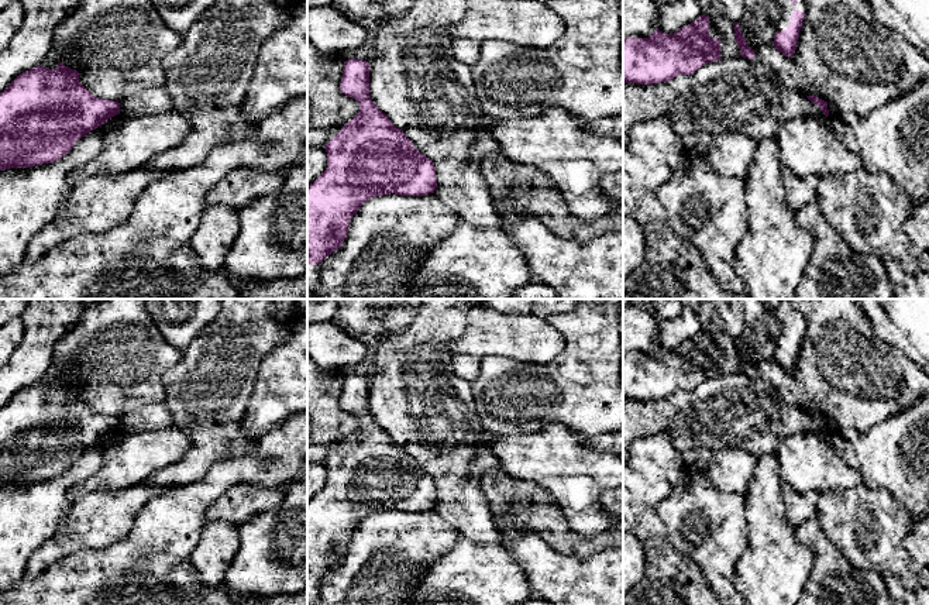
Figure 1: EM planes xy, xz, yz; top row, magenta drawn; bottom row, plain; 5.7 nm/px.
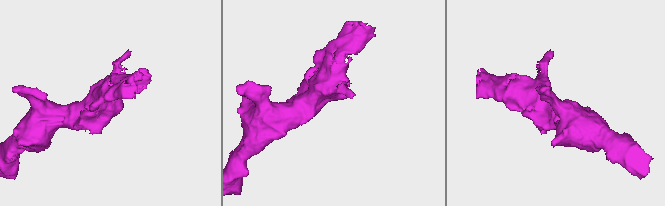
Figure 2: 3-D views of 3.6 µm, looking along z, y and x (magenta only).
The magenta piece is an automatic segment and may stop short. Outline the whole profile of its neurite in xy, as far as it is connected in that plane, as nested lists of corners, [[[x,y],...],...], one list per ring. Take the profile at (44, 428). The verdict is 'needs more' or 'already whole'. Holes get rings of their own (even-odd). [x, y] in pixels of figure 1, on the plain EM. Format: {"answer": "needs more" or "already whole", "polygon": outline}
{"answer": "already whole", "polygon": [[[63,378],[55,385],[41,379],[25,386],[0,409],[0,487],[55,478],[78,456],[117,430],[118,417],[93,412],[79,398],[79,388]]]}

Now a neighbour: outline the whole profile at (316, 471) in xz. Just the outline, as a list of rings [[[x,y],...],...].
[[[307,463],[307,502],[327,484],[327,468],[323,463]]]

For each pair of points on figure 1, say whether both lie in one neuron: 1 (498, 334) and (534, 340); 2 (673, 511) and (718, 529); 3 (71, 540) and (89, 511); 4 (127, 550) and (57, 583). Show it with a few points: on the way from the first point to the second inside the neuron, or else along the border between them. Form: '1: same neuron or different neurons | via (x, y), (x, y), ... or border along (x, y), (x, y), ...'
1: same neuron | via (506, 336), (526, 339)
2: same neuron | via (684, 511), (692, 512), (702, 522), (706, 522)
3: same neuron | via (78, 533), (89, 522), (89, 518)
4: same neuron | via (110, 567), (95, 583), (74, 583)

